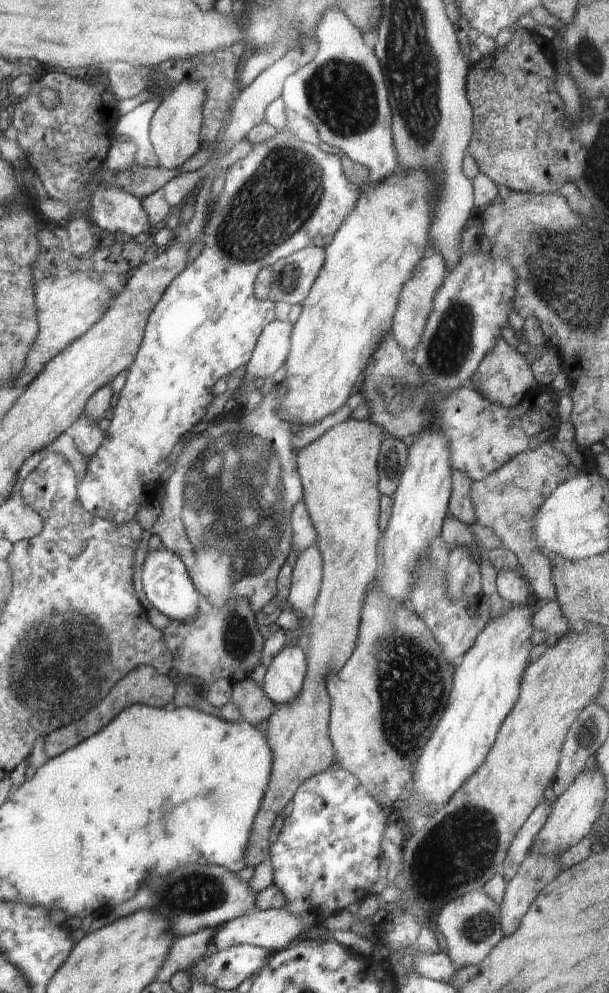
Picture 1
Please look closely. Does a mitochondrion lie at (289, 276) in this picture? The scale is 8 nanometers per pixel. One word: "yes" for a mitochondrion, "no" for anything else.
yes

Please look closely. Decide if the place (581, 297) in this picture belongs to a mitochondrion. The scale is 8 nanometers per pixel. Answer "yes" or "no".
yes

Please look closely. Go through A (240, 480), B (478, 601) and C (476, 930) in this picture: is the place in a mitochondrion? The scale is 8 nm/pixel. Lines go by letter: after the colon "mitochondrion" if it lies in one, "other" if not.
A: mitochondrion
B: other
C: mitochondrion

